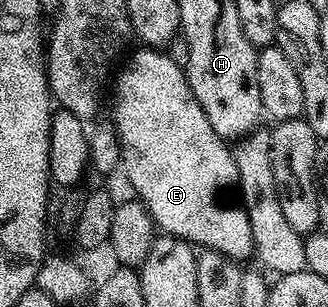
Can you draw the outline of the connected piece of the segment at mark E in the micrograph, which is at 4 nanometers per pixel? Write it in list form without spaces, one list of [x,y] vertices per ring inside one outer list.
[[[141,49],[130,60],[125,60],[126,68],[122,72],[117,72],[116,82],[112,87],[112,95],[114,91],[114,116],[112,122],[114,128],[118,131],[120,137],[120,149],[122,150],[122,165],[120,168],[121,174],[126,174],[126,179],[130,182],[130,187],[138,202],[145,205],[148,213],[154,218],[155,228],[159,232],[167,235],[174,235],[177,239],[184,239],[187,243],[198,249],[207,251],[219,251],[224,253],[230,259],[245,261],[246,258],[251,258],[254,255],[254,242],[252,241],[252,225],[248,221],[248,213],[245,207],[235,205],[229,207],[226,204],[226,194],[232,192],[238,186],[238,170],[236,169],[236,161],[234,160],[234,152],[228,146],[227,140],[222,139],[216,133],[216,129],[212,129],[212,125],[208,125],[208,117],[204,113],[204,109],[200,109],[200,101],[196,101],[196,97],[192,93],[189,81],[186,80],[186,73],[183,68],[176,65],[176,61],[172,61],[169,54],[162,49]]]

